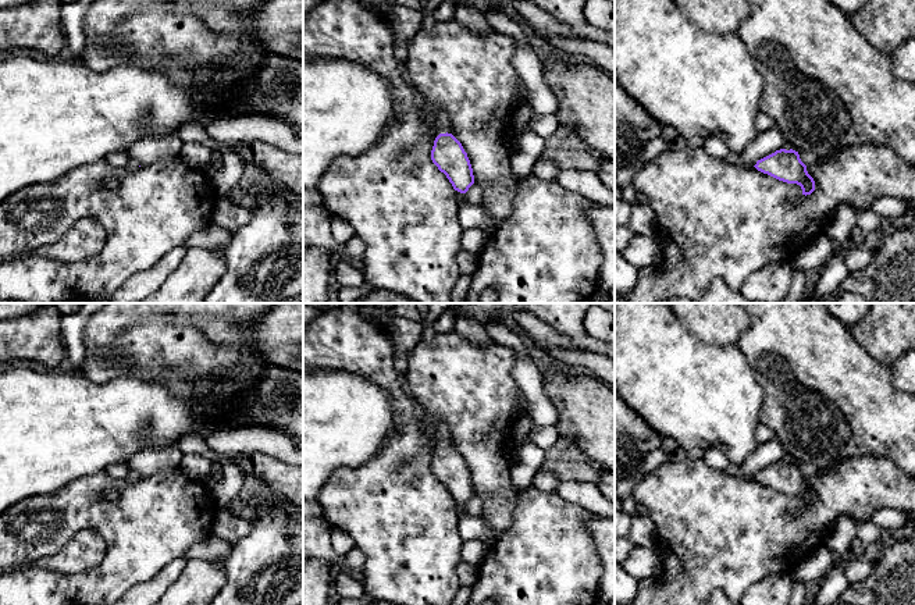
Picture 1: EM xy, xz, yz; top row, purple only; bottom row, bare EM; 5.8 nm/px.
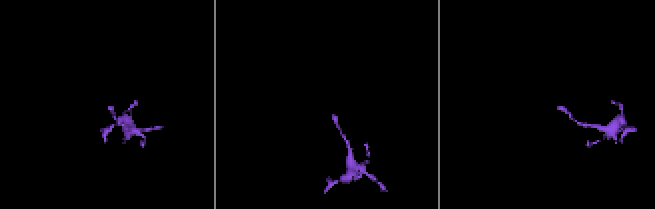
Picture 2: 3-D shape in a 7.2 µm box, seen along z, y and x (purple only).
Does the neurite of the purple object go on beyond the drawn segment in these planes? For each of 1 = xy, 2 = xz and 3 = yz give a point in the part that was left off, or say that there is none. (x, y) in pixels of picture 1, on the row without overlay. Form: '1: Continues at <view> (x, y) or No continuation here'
1: No continuation here
2: Continues at xz (442, 429)
3: No continuation here

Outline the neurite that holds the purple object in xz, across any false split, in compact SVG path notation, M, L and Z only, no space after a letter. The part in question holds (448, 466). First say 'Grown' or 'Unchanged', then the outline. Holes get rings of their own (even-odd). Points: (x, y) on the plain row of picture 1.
Grown. M445 421L438 424L439 446L434 452L431 471L446 487L453 501L466 505L474 495L473 480L462 455L449 445L449 433Z

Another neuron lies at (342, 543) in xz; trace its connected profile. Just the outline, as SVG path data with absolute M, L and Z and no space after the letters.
M332 529L331 531L331 545L339 556L345 556L356 548L355 540L338 529Z

